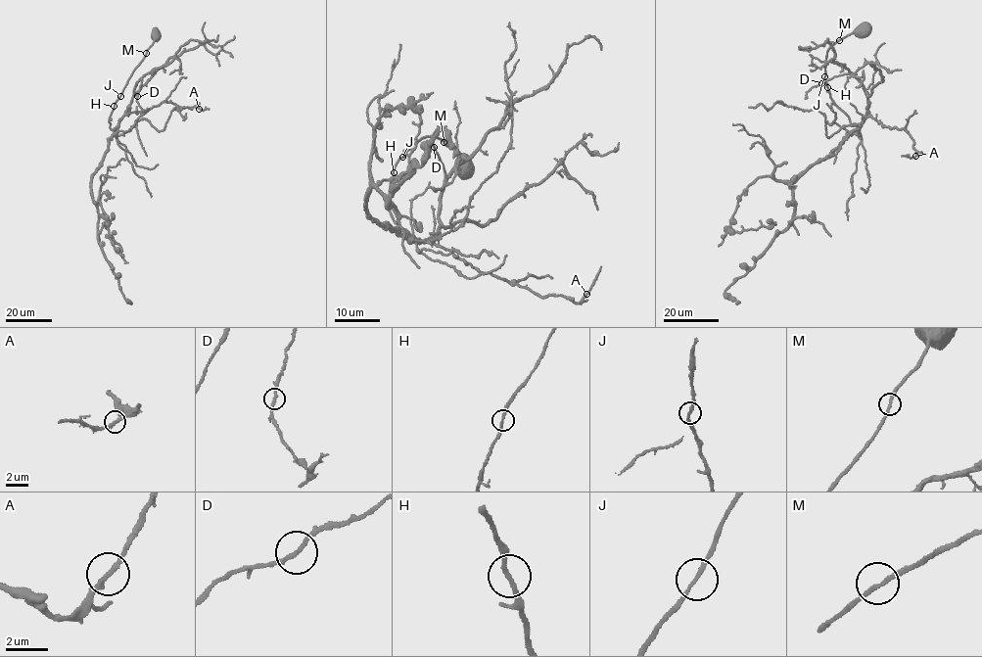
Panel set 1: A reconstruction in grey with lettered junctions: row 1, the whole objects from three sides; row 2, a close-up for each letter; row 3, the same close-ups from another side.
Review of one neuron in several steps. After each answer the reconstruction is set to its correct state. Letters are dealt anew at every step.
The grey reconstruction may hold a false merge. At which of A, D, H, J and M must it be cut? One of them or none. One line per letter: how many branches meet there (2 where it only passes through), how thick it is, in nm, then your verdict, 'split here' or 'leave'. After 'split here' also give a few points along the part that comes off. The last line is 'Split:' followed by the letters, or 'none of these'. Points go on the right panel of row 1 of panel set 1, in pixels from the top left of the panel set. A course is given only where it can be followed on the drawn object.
A: 2 | 200 nm | leave
D: 2 | 200 nm | leave
H: 2 | 190 nm | leave
J: 2 | 190 nm | leave
M: 2 | 180 nm | leave
Split: none of these

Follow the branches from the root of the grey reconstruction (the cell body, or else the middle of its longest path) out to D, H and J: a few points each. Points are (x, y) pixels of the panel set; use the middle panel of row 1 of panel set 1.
D: (466, 167), (436, 137), (398, 160), (391, 207), (416, 240), (439, 226), (444, 168), (434, 147)
H: (466, 167), (467, 161), (459, 152), (436, 137), (428, 136), (407, 151), (394, 172)
J: (466, 167), (467, 161), (459, 152), (436, 137), (420, 139), (402, 158)

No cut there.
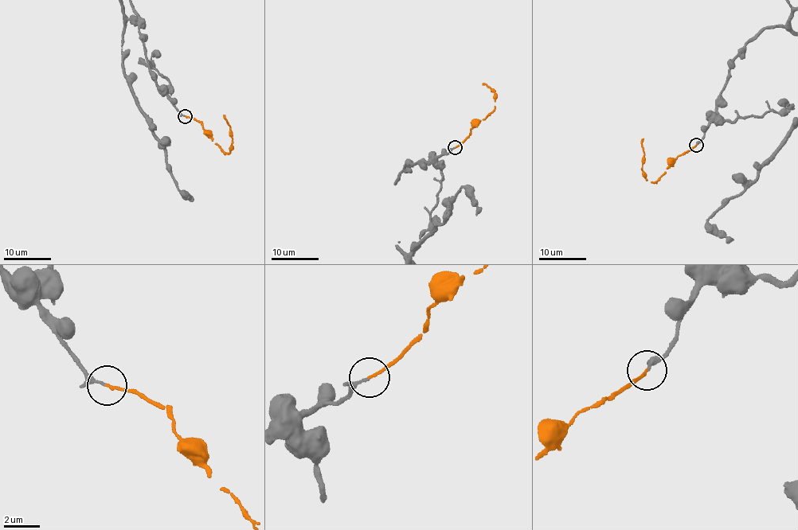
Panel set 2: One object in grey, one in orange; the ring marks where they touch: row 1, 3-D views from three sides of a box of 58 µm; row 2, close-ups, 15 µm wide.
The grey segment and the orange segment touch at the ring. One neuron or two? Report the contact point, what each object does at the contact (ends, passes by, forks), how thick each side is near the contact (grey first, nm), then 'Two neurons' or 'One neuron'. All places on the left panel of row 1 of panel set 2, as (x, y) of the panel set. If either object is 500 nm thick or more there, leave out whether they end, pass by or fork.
Place: (185, 116). At the ring grey passes by. At the ring orange ends. Thickness 100 nm (grey) against 130 nm. One neuron

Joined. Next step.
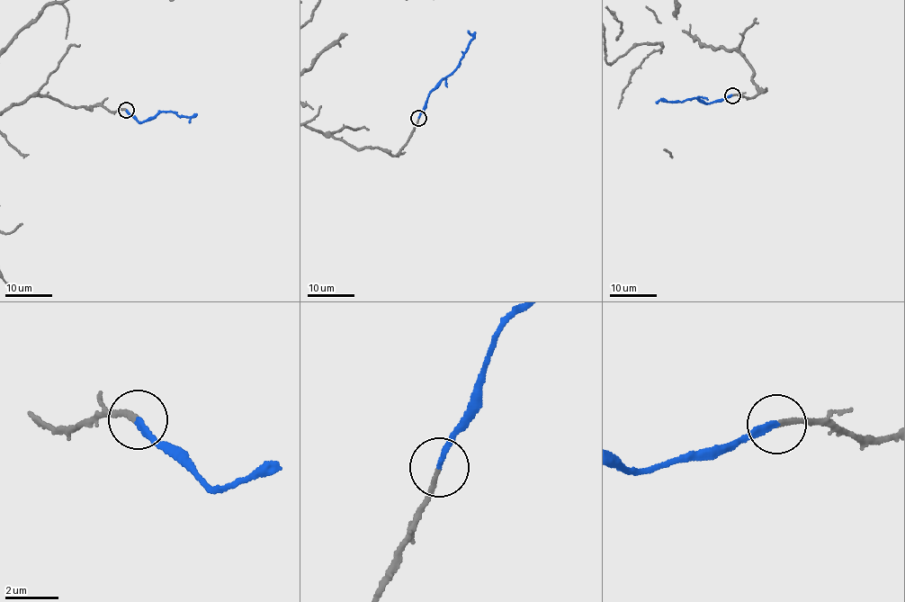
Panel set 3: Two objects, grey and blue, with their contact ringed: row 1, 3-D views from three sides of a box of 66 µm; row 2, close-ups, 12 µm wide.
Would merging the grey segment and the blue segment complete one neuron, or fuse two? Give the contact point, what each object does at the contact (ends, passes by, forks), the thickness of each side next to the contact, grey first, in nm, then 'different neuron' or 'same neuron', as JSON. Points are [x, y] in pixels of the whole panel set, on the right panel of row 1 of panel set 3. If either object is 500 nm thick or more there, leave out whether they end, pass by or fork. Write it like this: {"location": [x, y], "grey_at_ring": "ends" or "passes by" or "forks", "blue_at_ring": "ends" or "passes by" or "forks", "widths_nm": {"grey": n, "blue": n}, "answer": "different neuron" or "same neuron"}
{"location": [732, 95], "grey_at_ring": "ends", "blue_at_ring": "ends", "widths_nm": {"grey": 180, "blue": 190}, "answer": "same neuron"}

